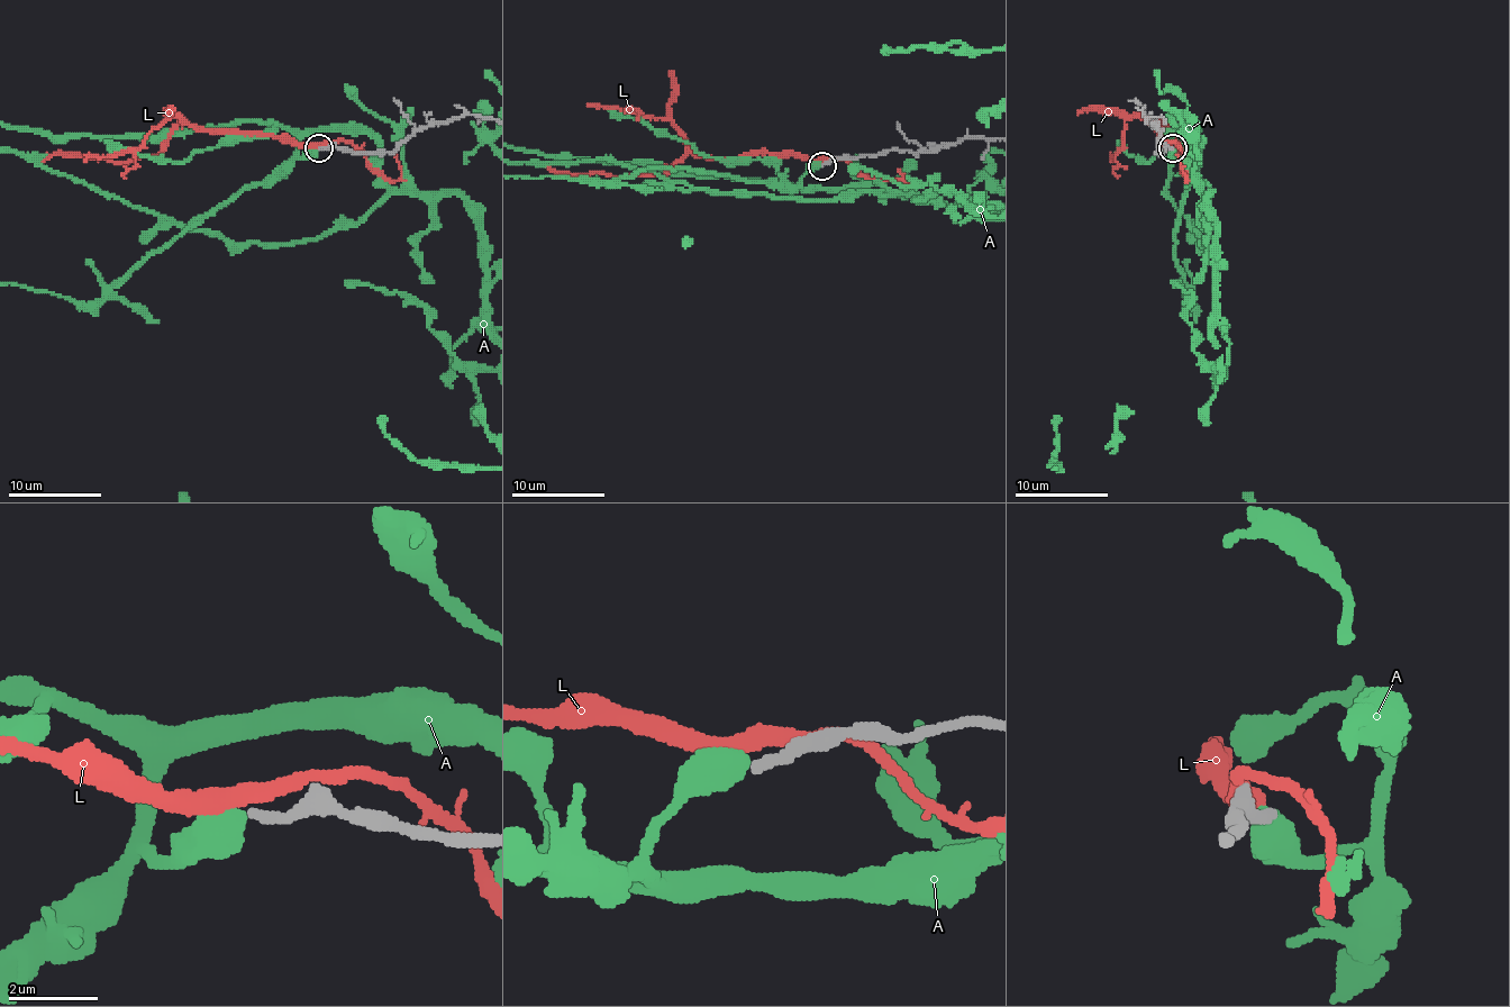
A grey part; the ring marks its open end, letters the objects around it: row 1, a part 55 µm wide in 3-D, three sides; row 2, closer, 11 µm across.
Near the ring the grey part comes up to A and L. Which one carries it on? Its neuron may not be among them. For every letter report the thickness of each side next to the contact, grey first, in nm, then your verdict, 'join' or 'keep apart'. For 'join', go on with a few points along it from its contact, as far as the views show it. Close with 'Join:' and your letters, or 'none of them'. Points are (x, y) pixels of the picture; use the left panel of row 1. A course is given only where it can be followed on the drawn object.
A: calibres 240 and 550 nm; keep apart
L: calibres 320 and 260 nm; keep apart
Join: none of them

